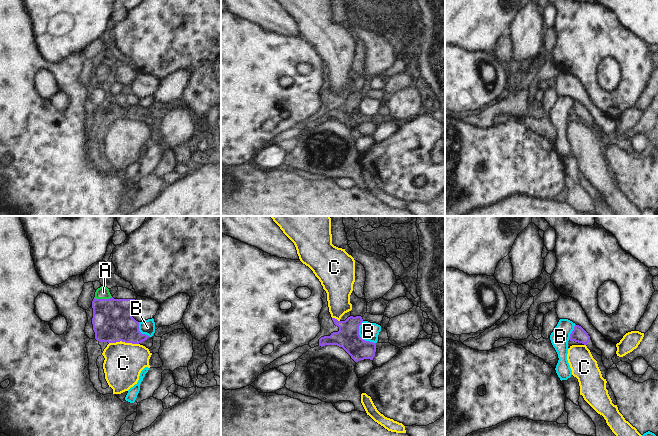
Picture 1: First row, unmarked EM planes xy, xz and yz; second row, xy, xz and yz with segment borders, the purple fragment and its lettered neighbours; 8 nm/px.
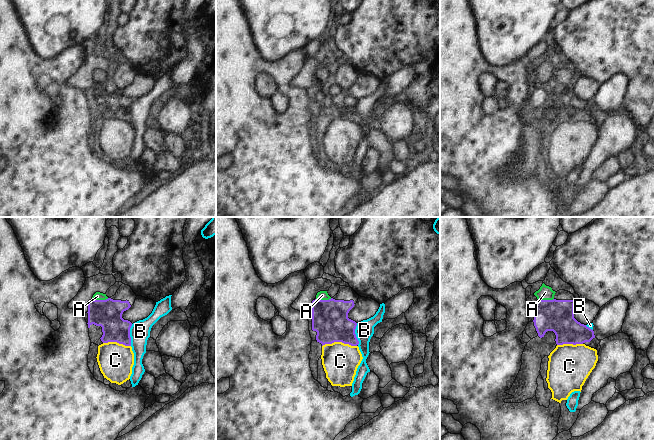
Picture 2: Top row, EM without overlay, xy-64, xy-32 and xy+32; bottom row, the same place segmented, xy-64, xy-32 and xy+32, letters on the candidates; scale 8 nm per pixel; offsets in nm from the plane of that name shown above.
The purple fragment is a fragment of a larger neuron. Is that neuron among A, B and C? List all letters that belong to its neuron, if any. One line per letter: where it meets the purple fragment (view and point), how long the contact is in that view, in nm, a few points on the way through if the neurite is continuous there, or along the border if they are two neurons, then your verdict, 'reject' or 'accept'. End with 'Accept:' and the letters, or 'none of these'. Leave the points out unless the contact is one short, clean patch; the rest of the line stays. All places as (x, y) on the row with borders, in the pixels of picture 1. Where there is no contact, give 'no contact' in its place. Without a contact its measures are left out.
A: contact xy (102, 299); length 140 nm; border xy (111, 296), (109, 298), (94, 298); reject
B: contact xz (359, 336); length 220 nm; border xz (362, 321), (359, 326), (359, 335), (363, 339), (375, 343); reject
C: contact xy (124, 341); length 240 nm; border xy (109, 342), (124, 341), (138, 344); reject
Accept: none of these

